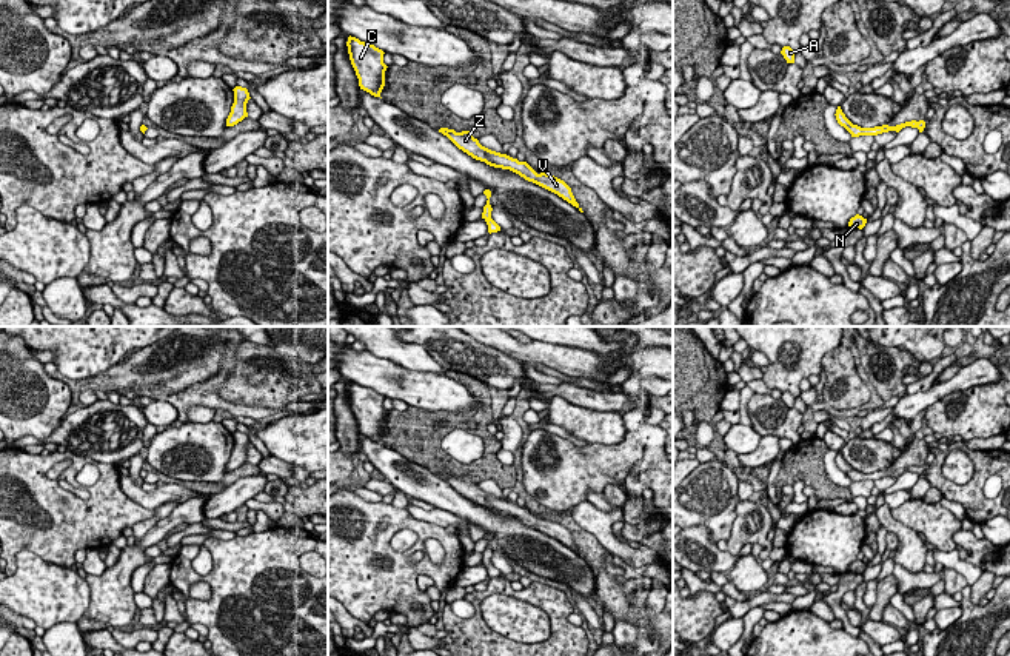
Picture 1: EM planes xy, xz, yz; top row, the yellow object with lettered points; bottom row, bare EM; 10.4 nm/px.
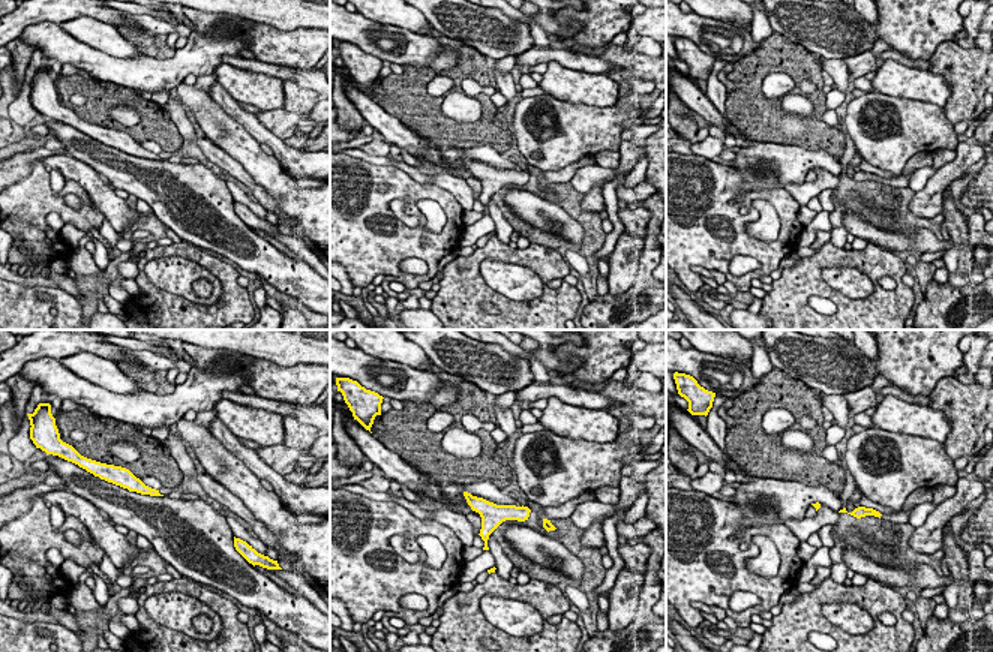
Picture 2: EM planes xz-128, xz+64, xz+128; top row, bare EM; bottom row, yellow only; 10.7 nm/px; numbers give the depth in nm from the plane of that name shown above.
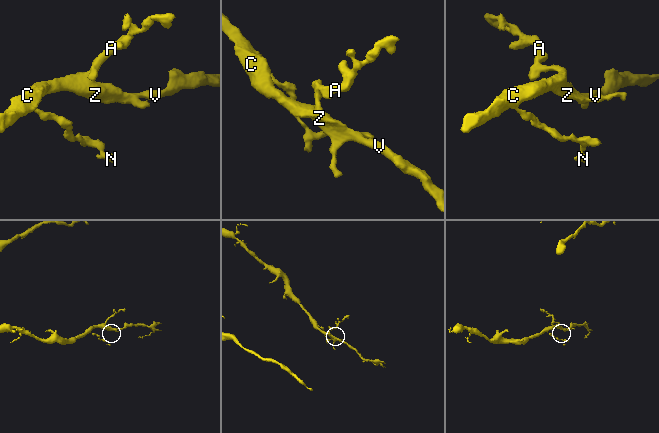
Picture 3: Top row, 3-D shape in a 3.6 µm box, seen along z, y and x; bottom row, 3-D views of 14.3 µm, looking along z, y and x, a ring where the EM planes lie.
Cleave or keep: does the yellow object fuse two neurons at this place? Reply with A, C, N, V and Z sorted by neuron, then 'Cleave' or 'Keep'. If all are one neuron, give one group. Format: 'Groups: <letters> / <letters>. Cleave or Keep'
Groups: A C N V Z. Keep

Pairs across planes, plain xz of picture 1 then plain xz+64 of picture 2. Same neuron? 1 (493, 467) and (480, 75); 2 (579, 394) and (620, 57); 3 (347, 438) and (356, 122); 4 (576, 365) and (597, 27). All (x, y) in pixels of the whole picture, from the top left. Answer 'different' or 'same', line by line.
1: same
2: different
3: same
4: different

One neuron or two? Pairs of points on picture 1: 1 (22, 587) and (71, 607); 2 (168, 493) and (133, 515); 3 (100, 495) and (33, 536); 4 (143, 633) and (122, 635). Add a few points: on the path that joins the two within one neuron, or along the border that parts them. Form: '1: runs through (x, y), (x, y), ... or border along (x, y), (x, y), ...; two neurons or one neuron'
1: runs through (34, 590), (59, 595); one neuron
2: border along (119, 481), (120, 488), (133, 501), (153, 510); two neurons
3: runs through (83, 510), (71, 522), (57, 522), (50, 528); one neuron
4: runs through (139, 635), (127, 635); one neuron

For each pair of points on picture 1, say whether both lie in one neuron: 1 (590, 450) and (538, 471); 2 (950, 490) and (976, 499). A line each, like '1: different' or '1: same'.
1: same
2: same

